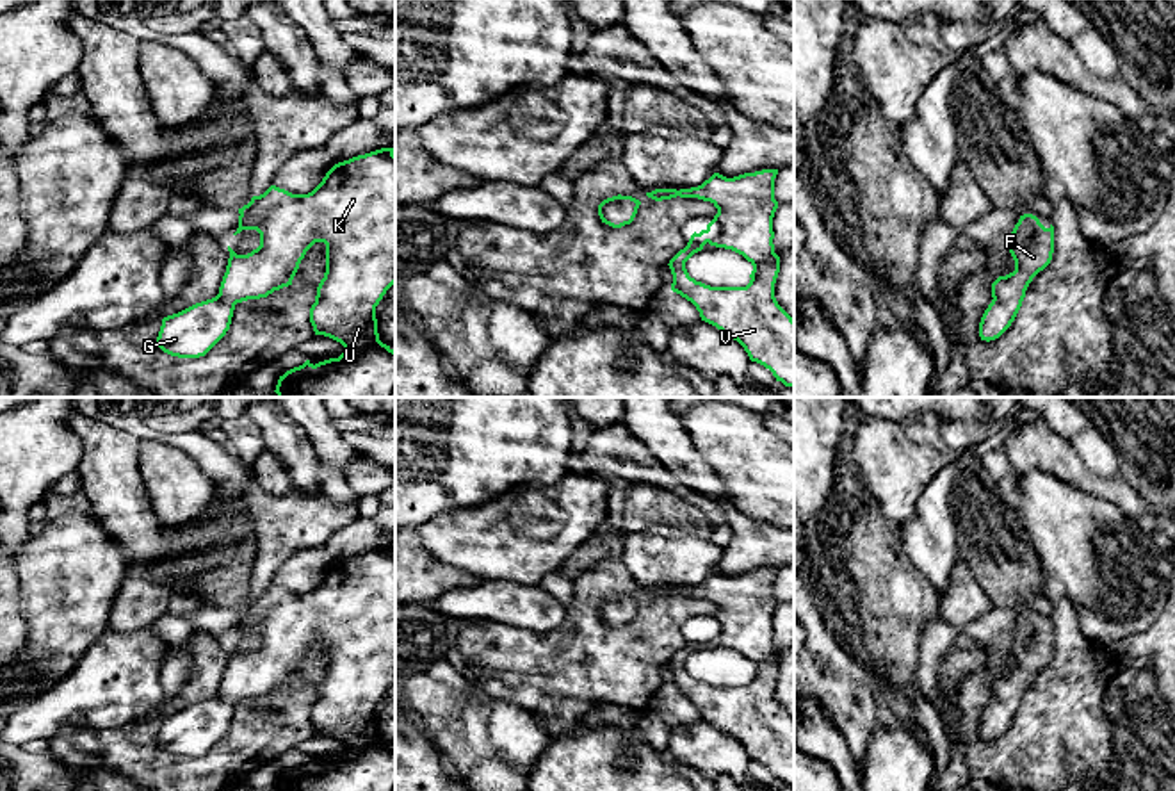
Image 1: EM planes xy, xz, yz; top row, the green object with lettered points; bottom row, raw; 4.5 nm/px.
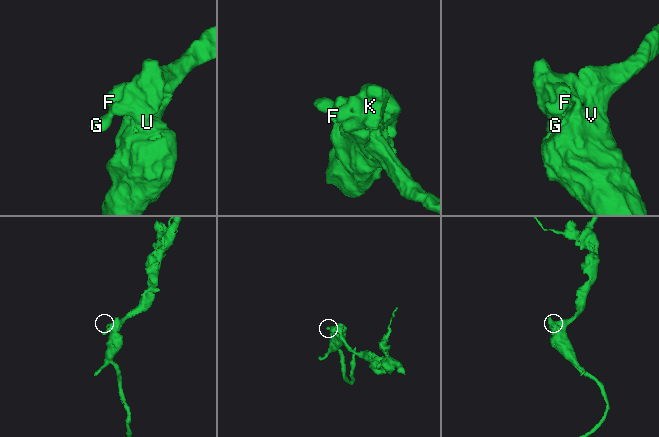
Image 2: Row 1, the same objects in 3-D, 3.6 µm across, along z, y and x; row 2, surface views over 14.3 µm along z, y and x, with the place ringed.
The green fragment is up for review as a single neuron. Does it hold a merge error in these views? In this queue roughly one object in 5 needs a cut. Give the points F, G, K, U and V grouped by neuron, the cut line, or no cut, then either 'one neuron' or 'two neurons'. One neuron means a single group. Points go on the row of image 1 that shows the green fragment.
F G K U V; no cut; one neuron

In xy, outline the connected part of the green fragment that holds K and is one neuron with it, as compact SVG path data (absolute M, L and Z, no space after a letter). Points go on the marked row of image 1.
M381 148L381 150L376 150L376 151L370 151L365 155L358 155L349 160L335 164L326 173L322 182L308 194L292 194L285 189L271 185L263 194L253 196L247 205L239 208L239 214L240 214L239 216L239 228L233 235L240 233L242 230L256 230L260 233L260 246L247 255L237 255L228 246L230 258L228 258L226 273L224 273L221 287L219 287L219 294L212 299L196 303L178 314L164 317L158 337L157 337L157 346L164 353L167 353L171 356L178 356L178 358L205 356L230 330L233 310L235 310L237 303L242 303L247 299L267 298L274 290L292 285L292 280L294 280L306 251L315 242L324 242L326 244L326 273L317 287L315 303L310 308L310 322L313 326L315 335L324 335L324 337L329 337L329 338L340 342L344 346L344 353L338 358L329 358L329 360L319 362L315 365L310 360L306 360L303 365L287 371L283 376L280 376L274 392L278 394L278 397L395 397L395 351L379 340L377 319L376 319L376 306L379 305L379 301L383 299L386 290L395 283L395 153L393 153L393 148Z

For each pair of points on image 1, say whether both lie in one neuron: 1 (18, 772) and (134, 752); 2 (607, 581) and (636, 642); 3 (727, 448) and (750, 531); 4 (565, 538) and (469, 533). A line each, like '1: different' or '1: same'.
1: different
2: same
3: different
4: same

